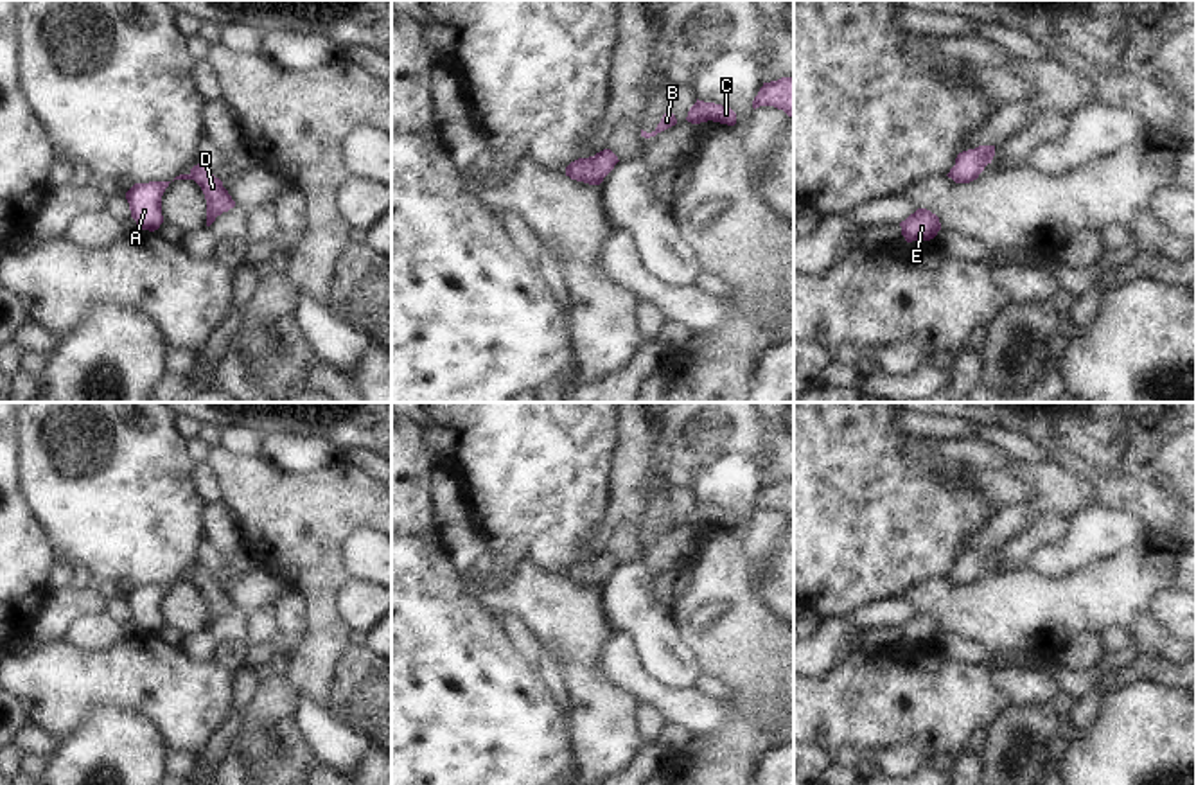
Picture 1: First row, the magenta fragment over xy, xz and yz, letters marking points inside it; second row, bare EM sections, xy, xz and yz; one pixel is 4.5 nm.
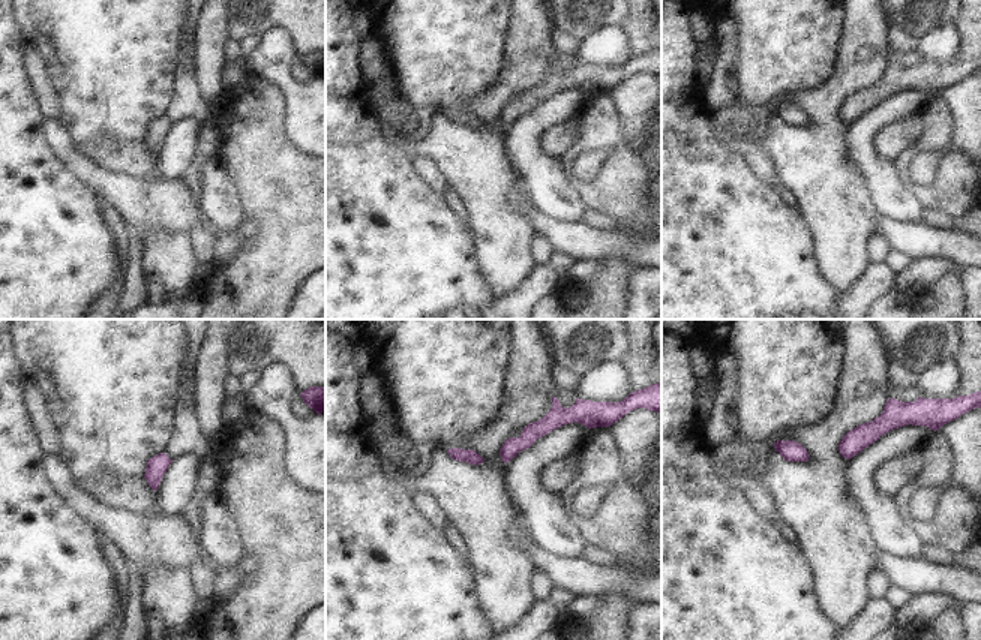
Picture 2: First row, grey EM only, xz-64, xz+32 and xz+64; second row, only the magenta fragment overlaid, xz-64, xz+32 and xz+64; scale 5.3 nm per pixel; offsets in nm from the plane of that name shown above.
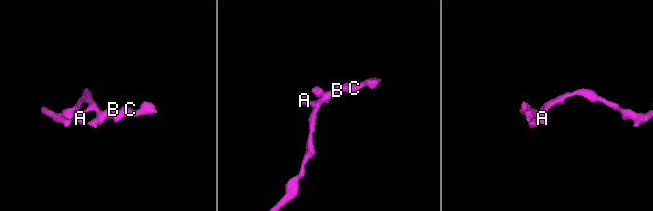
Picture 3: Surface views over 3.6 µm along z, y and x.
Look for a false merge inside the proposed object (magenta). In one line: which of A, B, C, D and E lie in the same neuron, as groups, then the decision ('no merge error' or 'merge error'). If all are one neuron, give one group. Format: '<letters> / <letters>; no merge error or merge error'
A B C D E; no merge error

